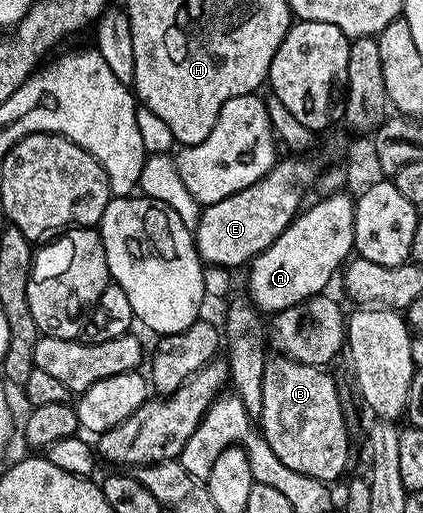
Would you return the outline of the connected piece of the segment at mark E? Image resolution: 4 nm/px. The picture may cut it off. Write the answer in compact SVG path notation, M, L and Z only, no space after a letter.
M305 156L287 157L274 162L272 168L255 184L218 203L206 205L200 211L197 227L193 230L193 241L197 244L197 254L202 263L210 267L244 267L268 246L275 244L275 240L279 240L283 231L292 224L306 201L305 193L314 189L319 170Z

